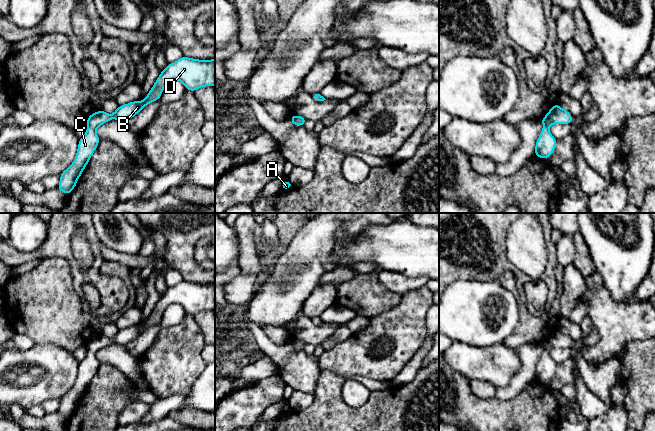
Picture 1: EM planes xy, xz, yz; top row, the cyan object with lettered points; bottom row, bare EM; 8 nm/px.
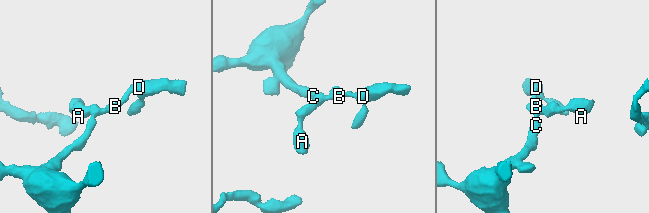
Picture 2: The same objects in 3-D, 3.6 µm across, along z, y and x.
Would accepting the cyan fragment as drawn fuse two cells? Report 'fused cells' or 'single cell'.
single cell

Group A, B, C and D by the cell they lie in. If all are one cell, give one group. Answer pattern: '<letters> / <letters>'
A B C D

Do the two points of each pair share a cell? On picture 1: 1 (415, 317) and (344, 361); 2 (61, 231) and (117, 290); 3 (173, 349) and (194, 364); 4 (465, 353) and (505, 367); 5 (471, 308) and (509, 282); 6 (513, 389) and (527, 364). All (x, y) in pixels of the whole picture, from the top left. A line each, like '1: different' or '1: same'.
1: same
2: same
3: same
4: same
5: different
6: same

